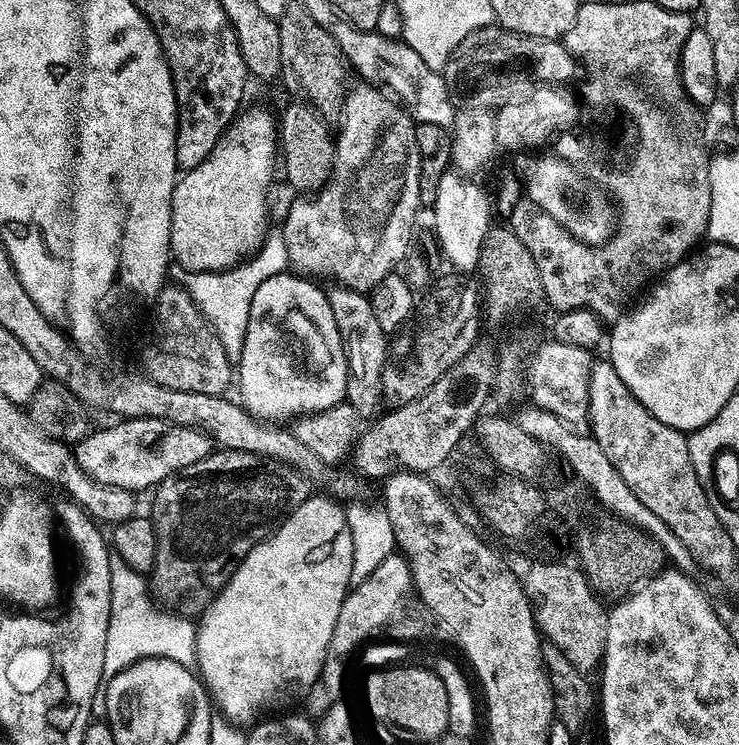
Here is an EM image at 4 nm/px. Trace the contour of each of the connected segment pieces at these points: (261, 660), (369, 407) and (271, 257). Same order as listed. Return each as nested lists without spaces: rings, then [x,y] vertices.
[[[309,495],[306,502],[277,523],[271,536],[246,554],[223,590],[217,592],[198,617],[194,664],[211,703],[230,724],[252,726],[269,713],[279,713],[284,710],[279,708],[296,699],[297,703],[319,676],[327,642],[350,591],[354,562],[354,542],[346,522],[345,505],[331,495],[319,495]]]
[[[332,286],[327,289],[326,295],[330,302],[330,310],[334,314],[334,322],[338,322],[338,334],[344,343],[344,353],[348,363],[346,402],[354,406],[354,410],[358,410],[361,418],[372,415],[375,417],[376,407],[381,407],[382,404],[382,370],[384,363],[388,361],[389,333],[382,330],[382,325],[374,315],[372,301],[365,293]]]
[[[272,234],[265,239],[255,256],[234,268],[228,268],[224,272],[189,272],[183,277],[185,280],[182,280],[182,287],[188,291],[198,310],[218,334],[222,350],[226,350],[226,358],[234,366],[239,365],[242,346],[246,346],[246,326],[250,322],[250,302],[254,298],[254,290],[258,290],[266,278],[283,272],[288,267],[284,237]]]

